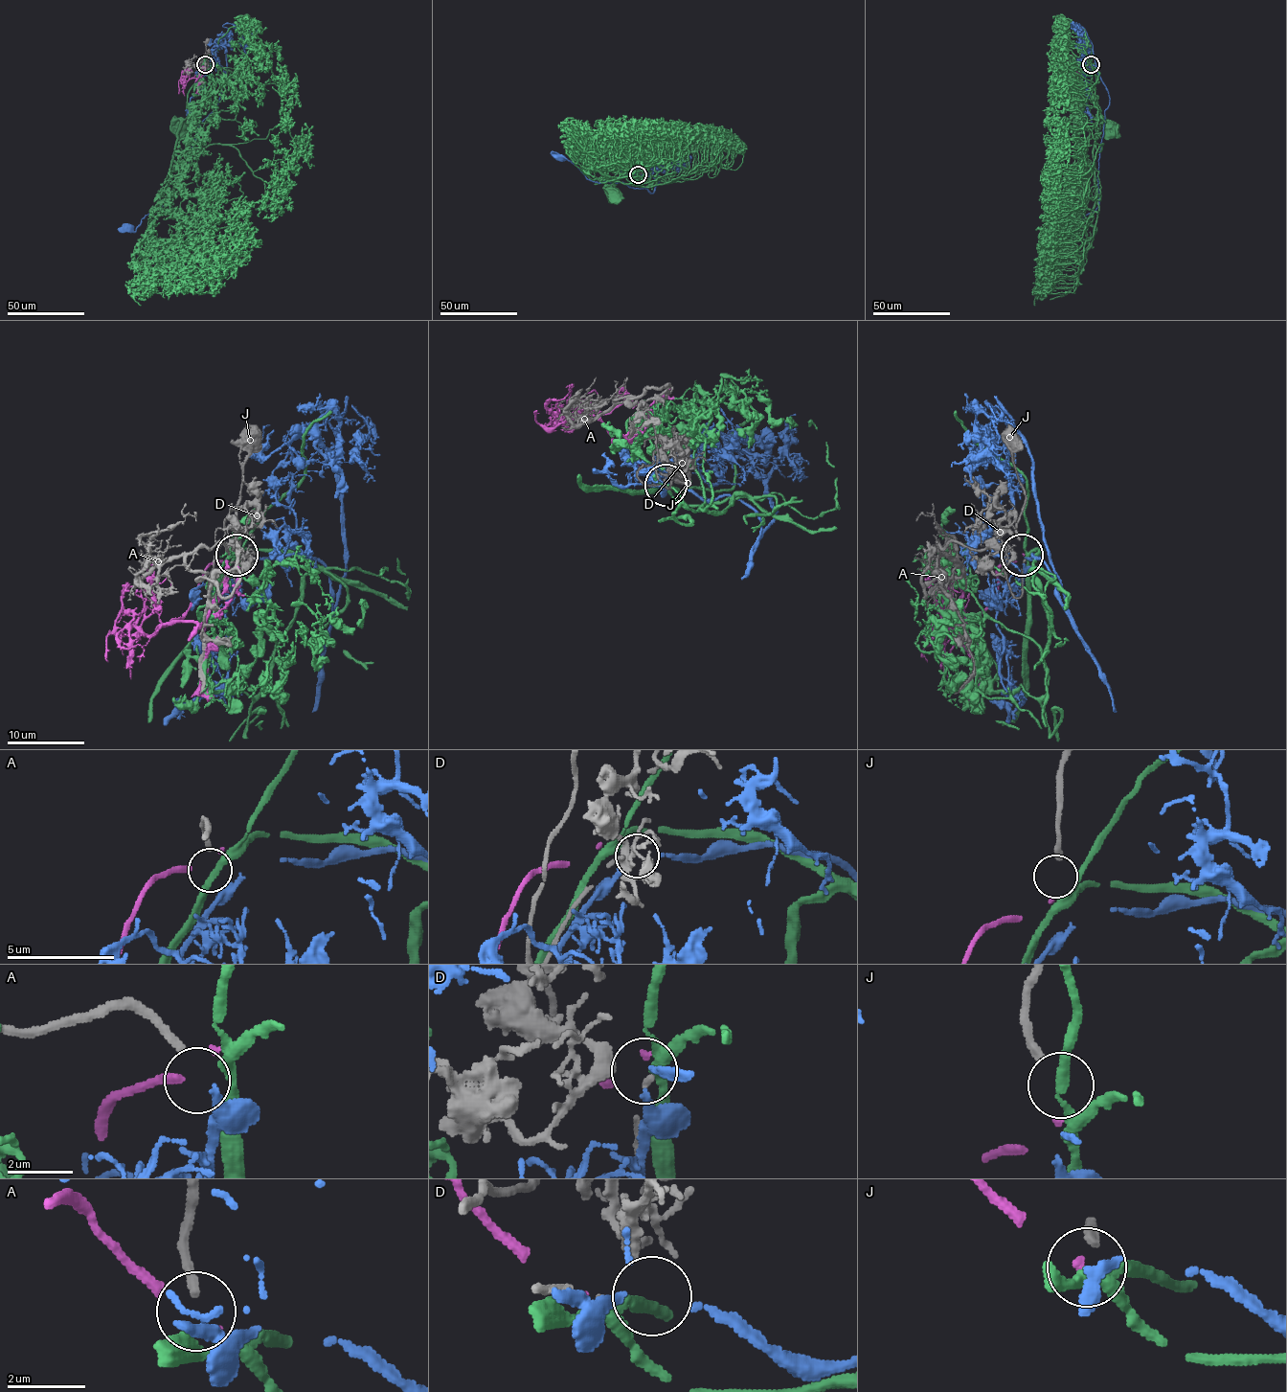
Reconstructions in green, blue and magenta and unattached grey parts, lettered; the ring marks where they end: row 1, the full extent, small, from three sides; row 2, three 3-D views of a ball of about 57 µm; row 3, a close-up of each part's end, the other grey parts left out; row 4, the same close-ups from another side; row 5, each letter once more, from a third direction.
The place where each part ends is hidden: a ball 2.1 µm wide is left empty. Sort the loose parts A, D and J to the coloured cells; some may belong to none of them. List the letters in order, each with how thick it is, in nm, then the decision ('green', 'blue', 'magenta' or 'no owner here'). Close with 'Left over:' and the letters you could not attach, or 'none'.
A: 240 nm | no owner here
D: 280 nm | blue
J: 280 nm | magenta
Left over: A

